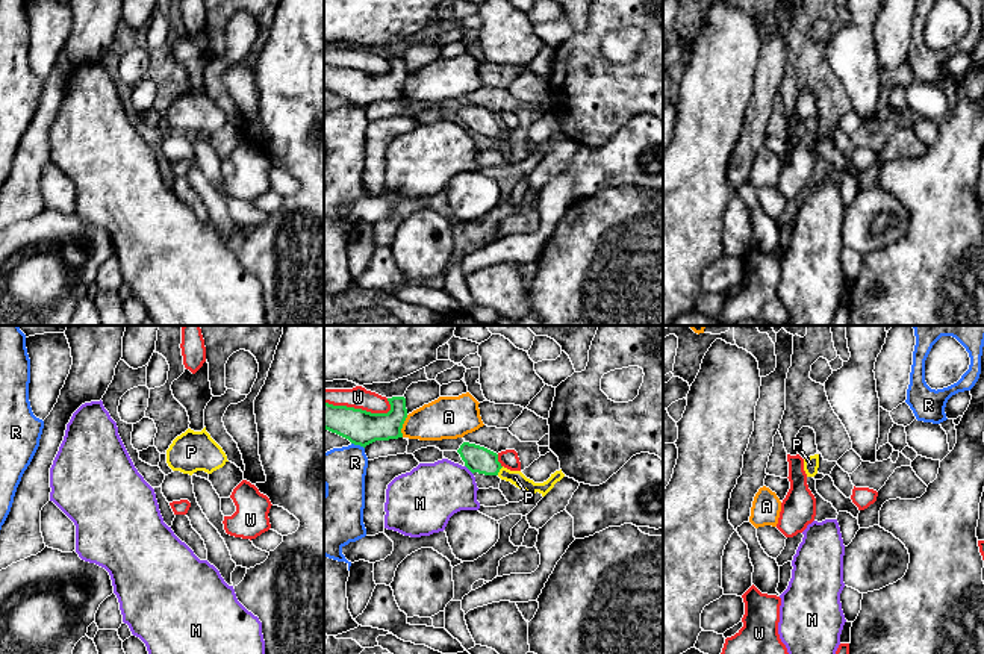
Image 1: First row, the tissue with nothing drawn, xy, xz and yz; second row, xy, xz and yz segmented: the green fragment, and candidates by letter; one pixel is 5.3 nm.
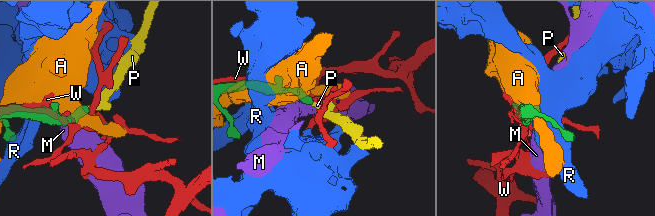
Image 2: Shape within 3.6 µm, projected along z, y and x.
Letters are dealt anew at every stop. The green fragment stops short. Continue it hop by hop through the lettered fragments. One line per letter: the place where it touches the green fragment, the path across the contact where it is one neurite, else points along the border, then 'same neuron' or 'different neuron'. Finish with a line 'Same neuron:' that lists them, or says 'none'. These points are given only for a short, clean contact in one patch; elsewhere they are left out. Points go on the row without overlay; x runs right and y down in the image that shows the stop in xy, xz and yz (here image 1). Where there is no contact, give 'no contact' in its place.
A: xz (401, 87) | different neuron
M: xz (468, 129) | different neuron
P: xz (498, 132) | across xz (477, 120), (485, 121), (498, 132), (515, 138) | same neuron
R: xz (358, 105) | different neuron
W: xz (358, 70) | different neuron
Same neuron: P

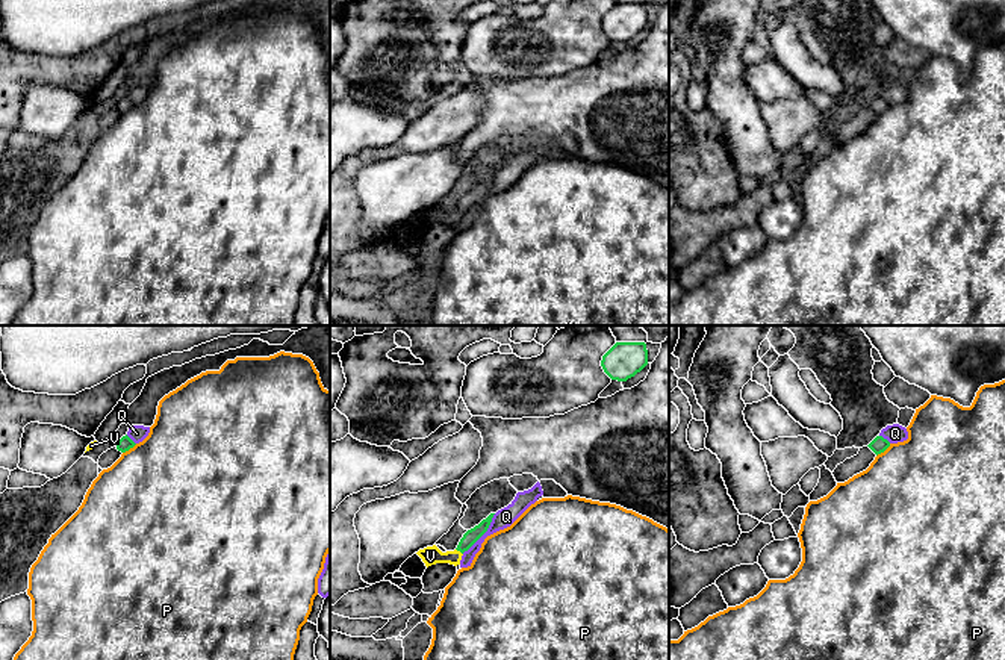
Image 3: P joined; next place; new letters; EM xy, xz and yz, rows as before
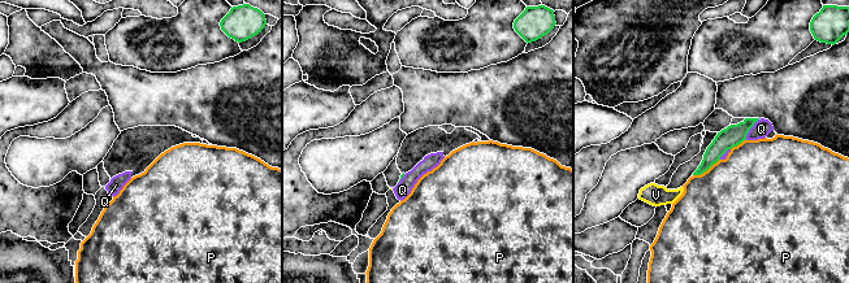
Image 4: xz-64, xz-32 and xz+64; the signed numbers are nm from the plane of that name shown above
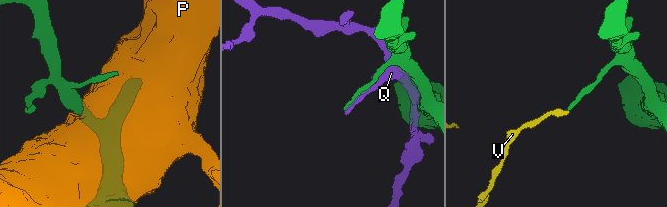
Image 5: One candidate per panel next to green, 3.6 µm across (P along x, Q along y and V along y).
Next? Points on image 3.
P: yz (883, 112) | different neuron
Q: xz (482, 196) | different neuron
V: xz (459, 211) | across xz (471, 197), (459, 211), (453, 217), (430, 217) | same neuron
Same neuron: V

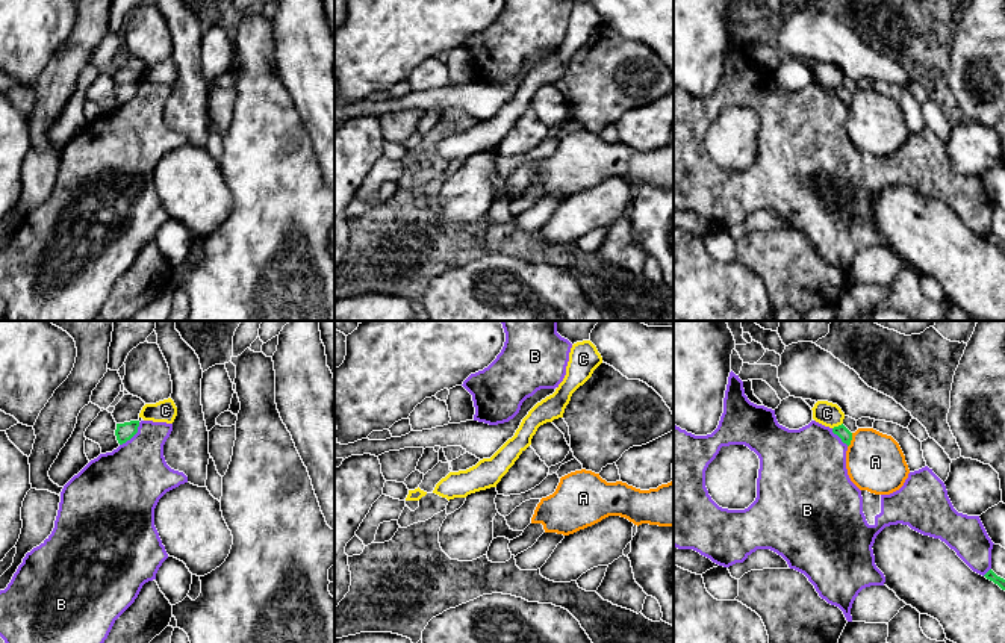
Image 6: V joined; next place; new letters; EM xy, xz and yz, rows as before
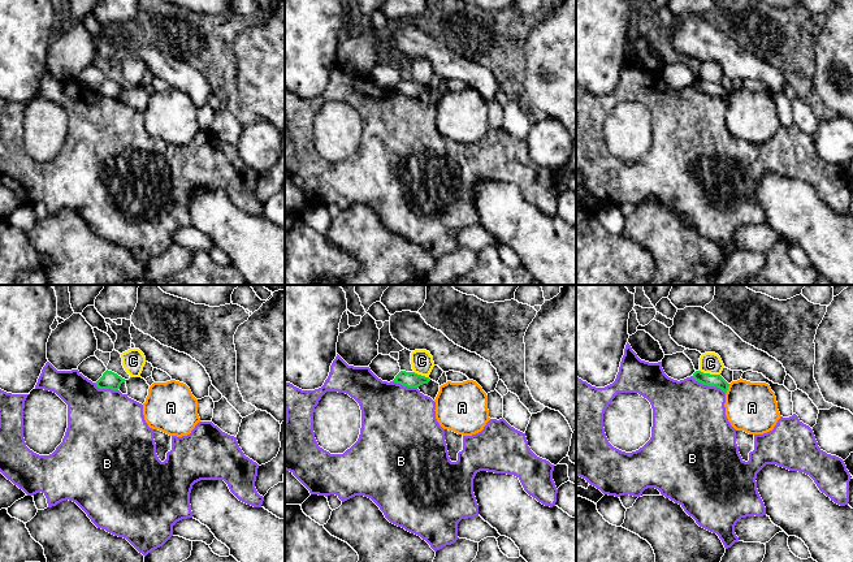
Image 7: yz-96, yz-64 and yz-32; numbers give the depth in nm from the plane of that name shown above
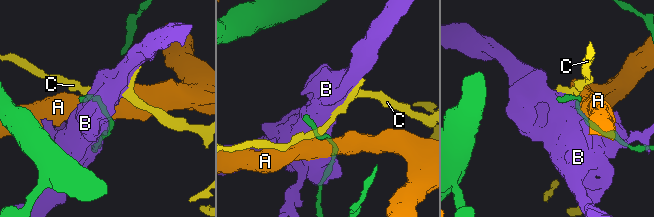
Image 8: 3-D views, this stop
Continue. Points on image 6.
A: yz (851, 100) | different neuron
B: xy (132, 97) | different neuron
C: yz (839, 86) | different neuron
Same neuron: none

